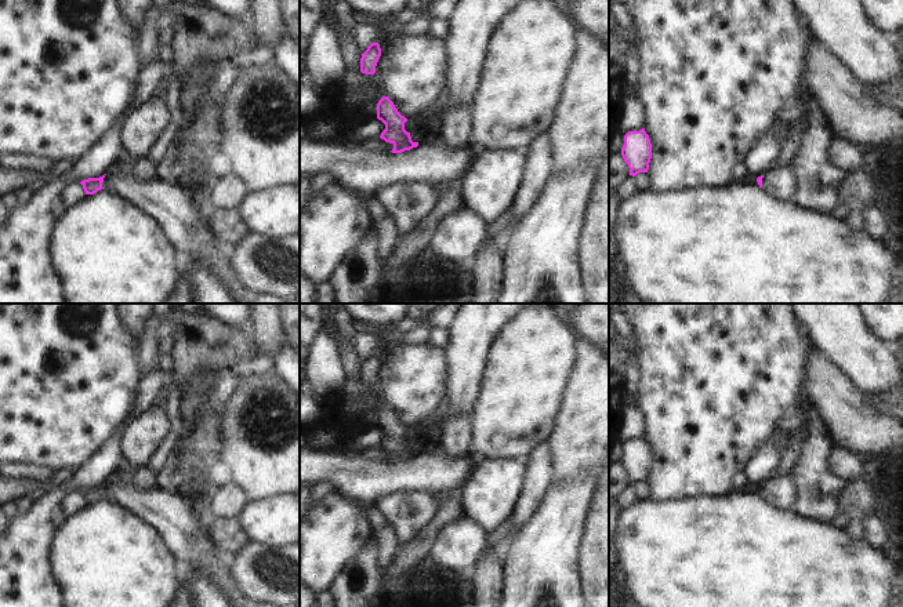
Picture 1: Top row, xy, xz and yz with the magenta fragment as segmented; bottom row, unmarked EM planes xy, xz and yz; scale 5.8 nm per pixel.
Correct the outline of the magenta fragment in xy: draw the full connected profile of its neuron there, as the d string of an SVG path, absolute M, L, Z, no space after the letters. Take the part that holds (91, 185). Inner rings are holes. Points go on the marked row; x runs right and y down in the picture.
M102 175L80 183L86 195L108 189L148 214L178 254L217 275L233 299L247 292L235 275L229 257L220 250L220 241L208 228L206 214L181 186L167 185L159 178L142 182L133 175Z

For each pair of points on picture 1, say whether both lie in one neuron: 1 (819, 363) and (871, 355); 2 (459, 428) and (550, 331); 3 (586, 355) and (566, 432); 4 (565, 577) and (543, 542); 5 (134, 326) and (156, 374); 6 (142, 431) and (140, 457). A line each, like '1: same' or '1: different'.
1: different
2: different
3: same
4: same
5: different
6: same

